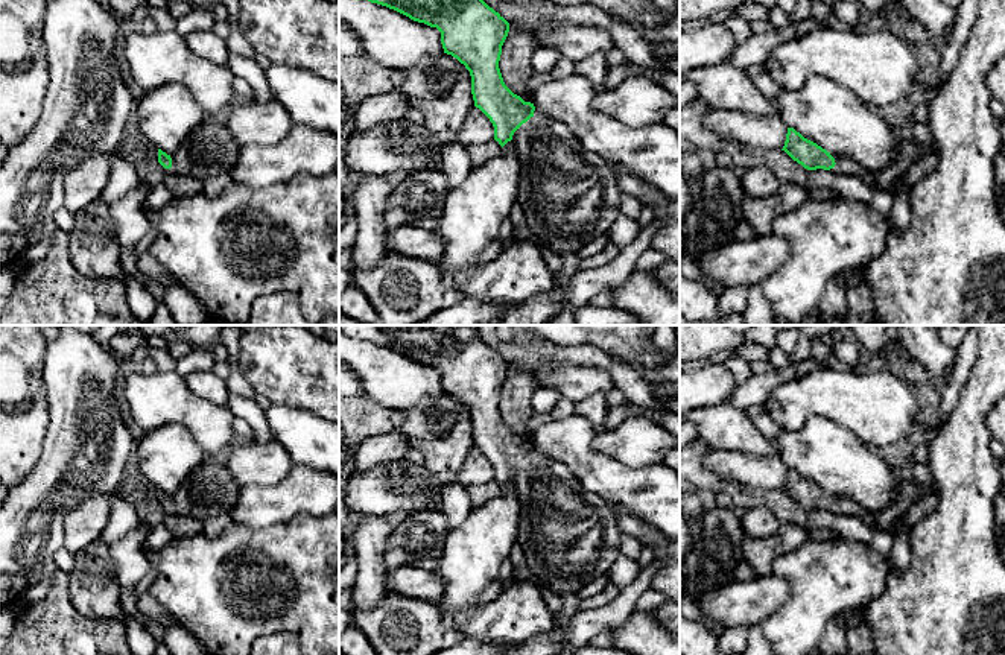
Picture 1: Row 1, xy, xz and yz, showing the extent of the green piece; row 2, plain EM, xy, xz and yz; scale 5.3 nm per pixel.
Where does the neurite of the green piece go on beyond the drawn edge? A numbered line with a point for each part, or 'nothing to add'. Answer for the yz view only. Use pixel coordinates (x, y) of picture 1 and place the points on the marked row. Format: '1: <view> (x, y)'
1: yz (846, 164)

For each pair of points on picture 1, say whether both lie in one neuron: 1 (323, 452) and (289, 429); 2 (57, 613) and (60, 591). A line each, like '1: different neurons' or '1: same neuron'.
1: same neuron
2: same neuron

